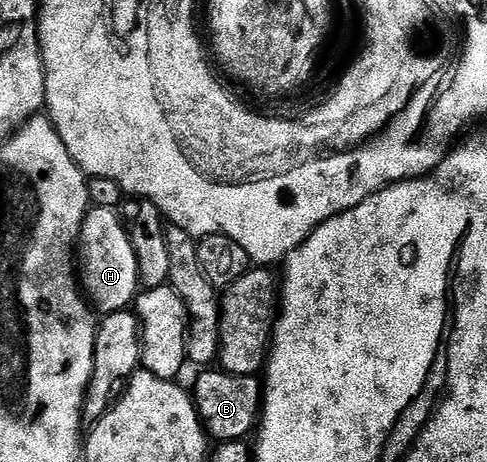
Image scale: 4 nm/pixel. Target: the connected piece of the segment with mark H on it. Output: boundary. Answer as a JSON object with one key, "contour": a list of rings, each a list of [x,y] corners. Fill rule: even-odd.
{"contour":[[[91,206],[78,234],[76,255],[80,260],[81,286],[99,312],[124,311],[135,302],[140,291],[138,262],[122,216],[115,208]]]}

